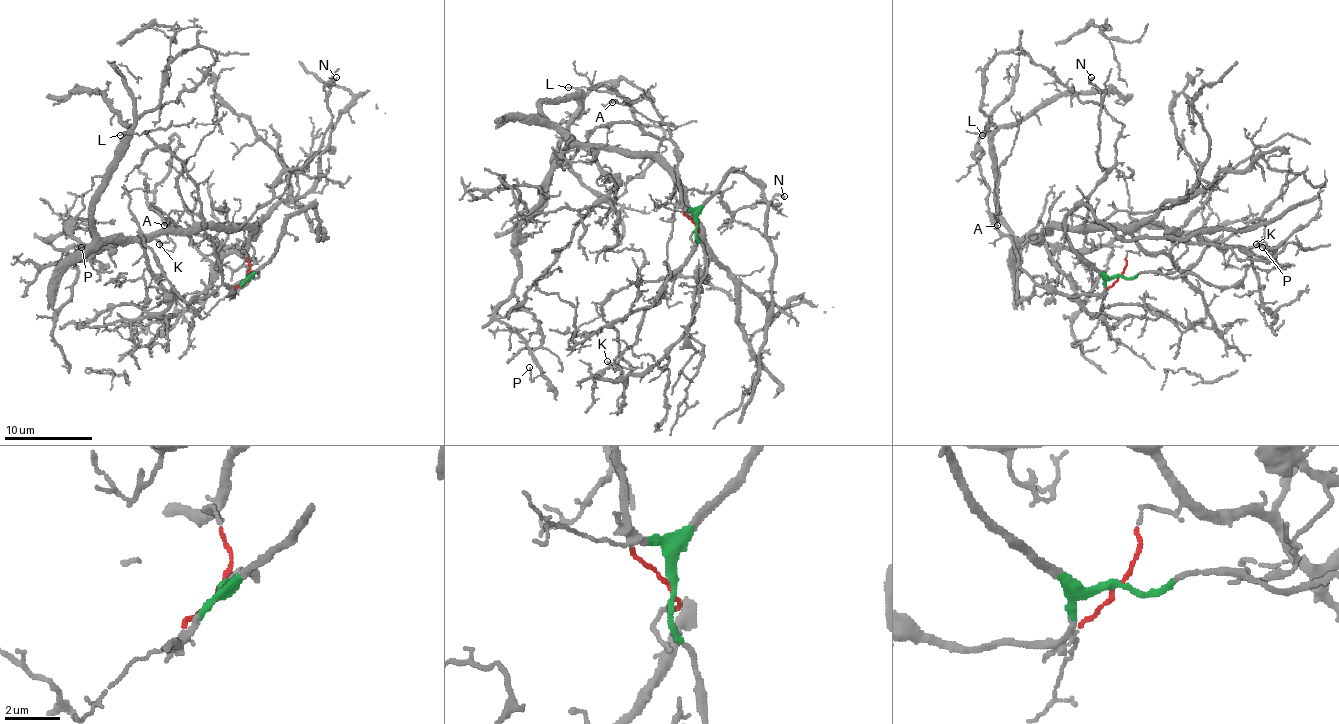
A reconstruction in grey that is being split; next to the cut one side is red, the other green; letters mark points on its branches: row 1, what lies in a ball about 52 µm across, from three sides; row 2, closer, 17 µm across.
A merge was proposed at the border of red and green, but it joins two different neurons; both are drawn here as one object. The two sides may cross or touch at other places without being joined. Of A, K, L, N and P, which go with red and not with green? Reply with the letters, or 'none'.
K, N, P

